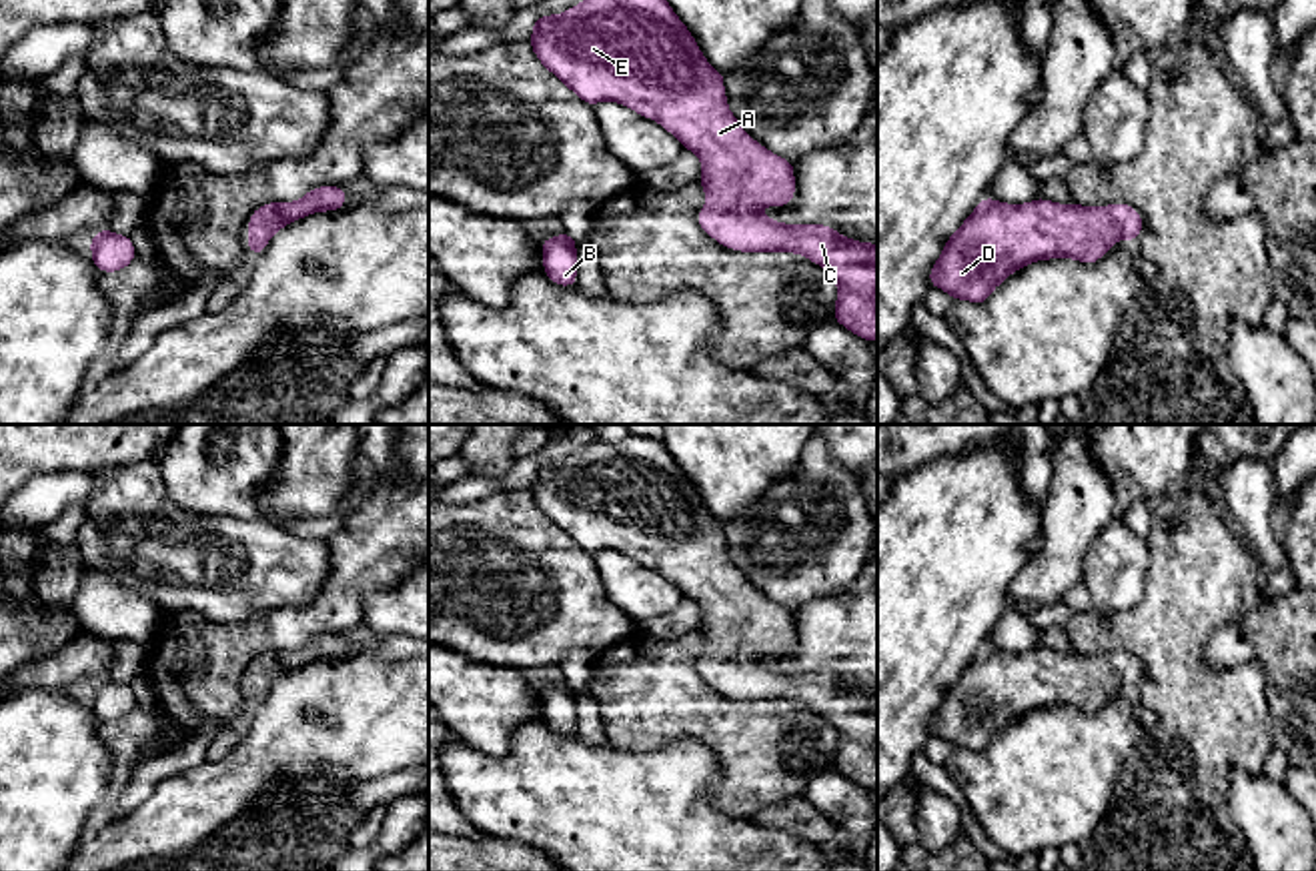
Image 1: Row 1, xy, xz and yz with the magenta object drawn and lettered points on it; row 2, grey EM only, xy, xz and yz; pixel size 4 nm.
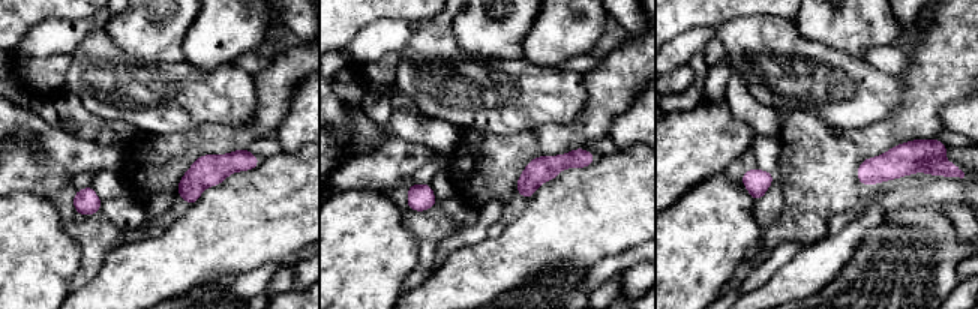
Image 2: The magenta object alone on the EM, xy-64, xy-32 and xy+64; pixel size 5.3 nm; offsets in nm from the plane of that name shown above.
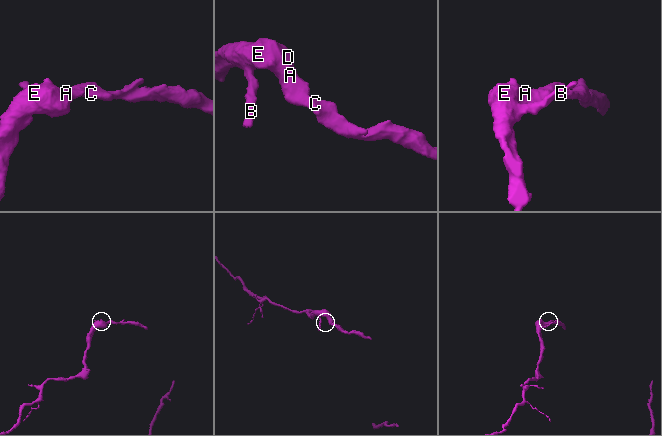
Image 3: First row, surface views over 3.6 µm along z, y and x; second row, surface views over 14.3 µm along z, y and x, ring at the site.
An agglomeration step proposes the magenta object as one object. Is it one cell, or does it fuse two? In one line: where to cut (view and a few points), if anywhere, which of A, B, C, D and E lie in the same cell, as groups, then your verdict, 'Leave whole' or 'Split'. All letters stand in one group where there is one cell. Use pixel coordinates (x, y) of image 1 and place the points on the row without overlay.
No split. Groups: A B C D E. Leave whole

